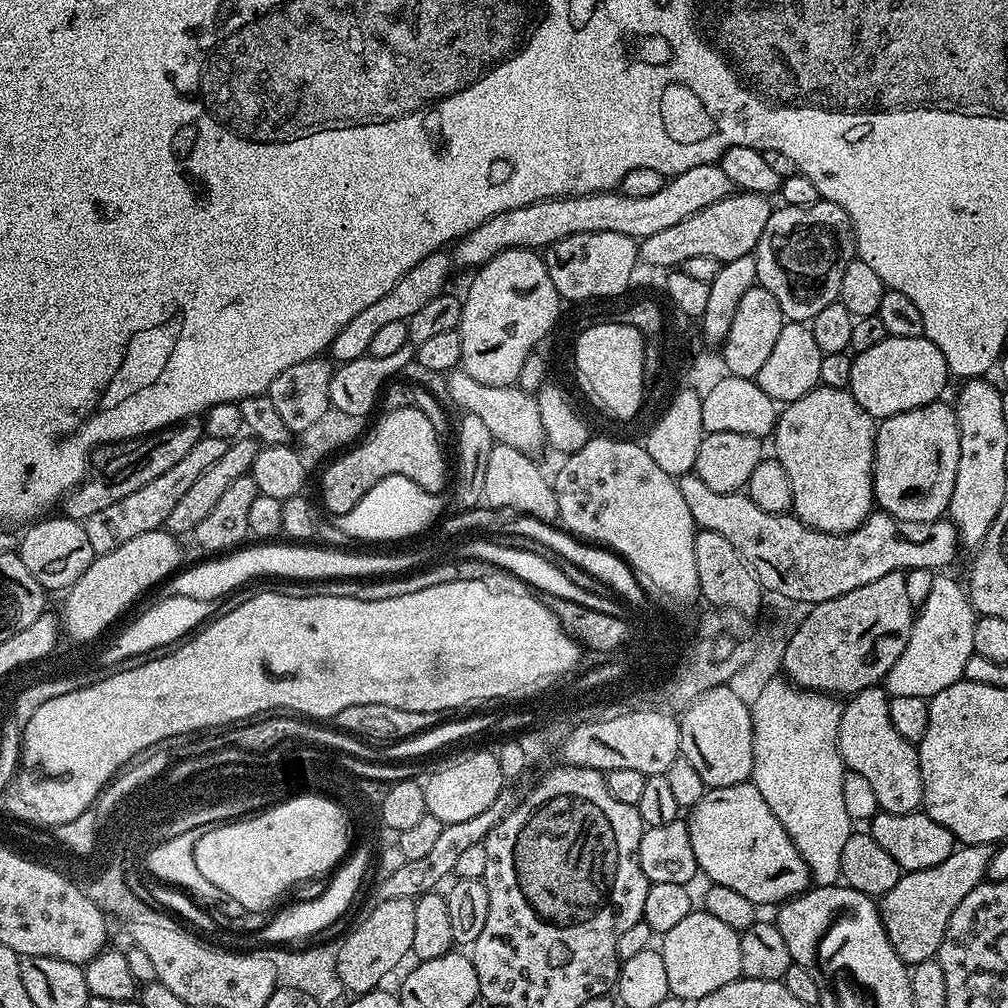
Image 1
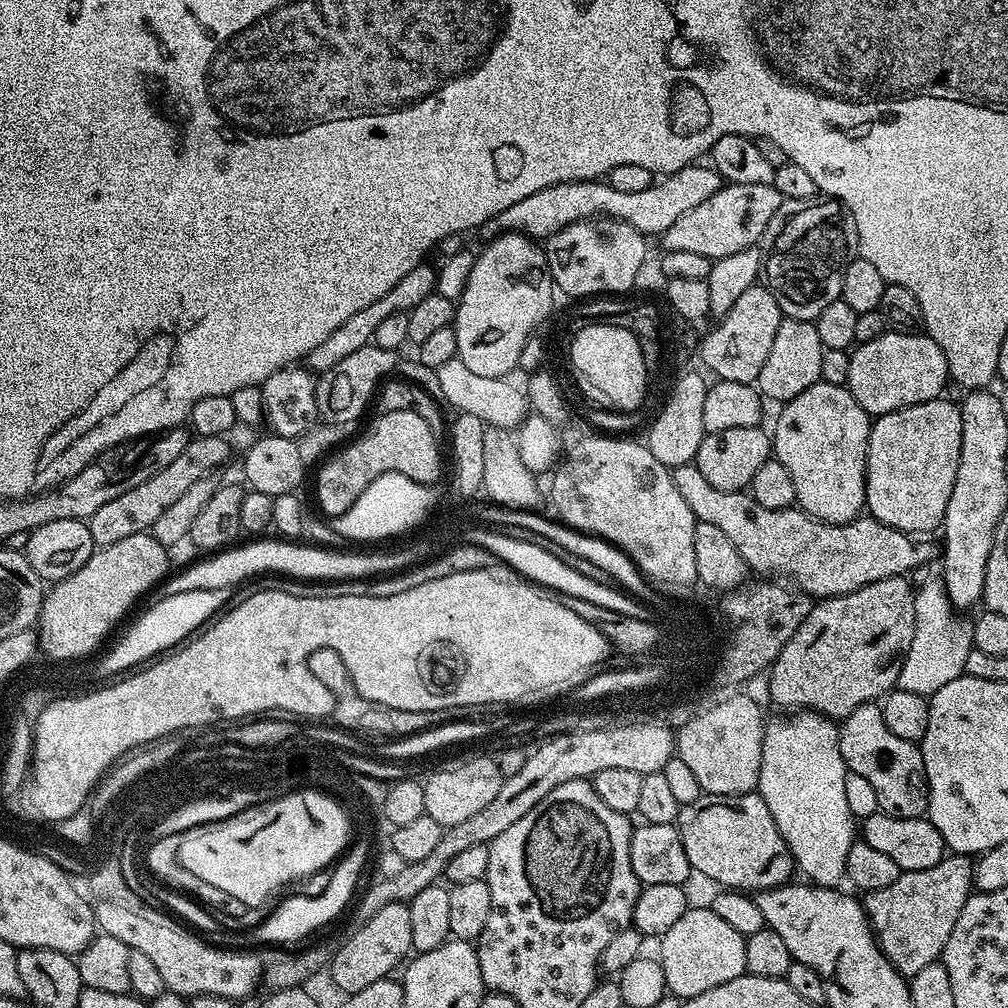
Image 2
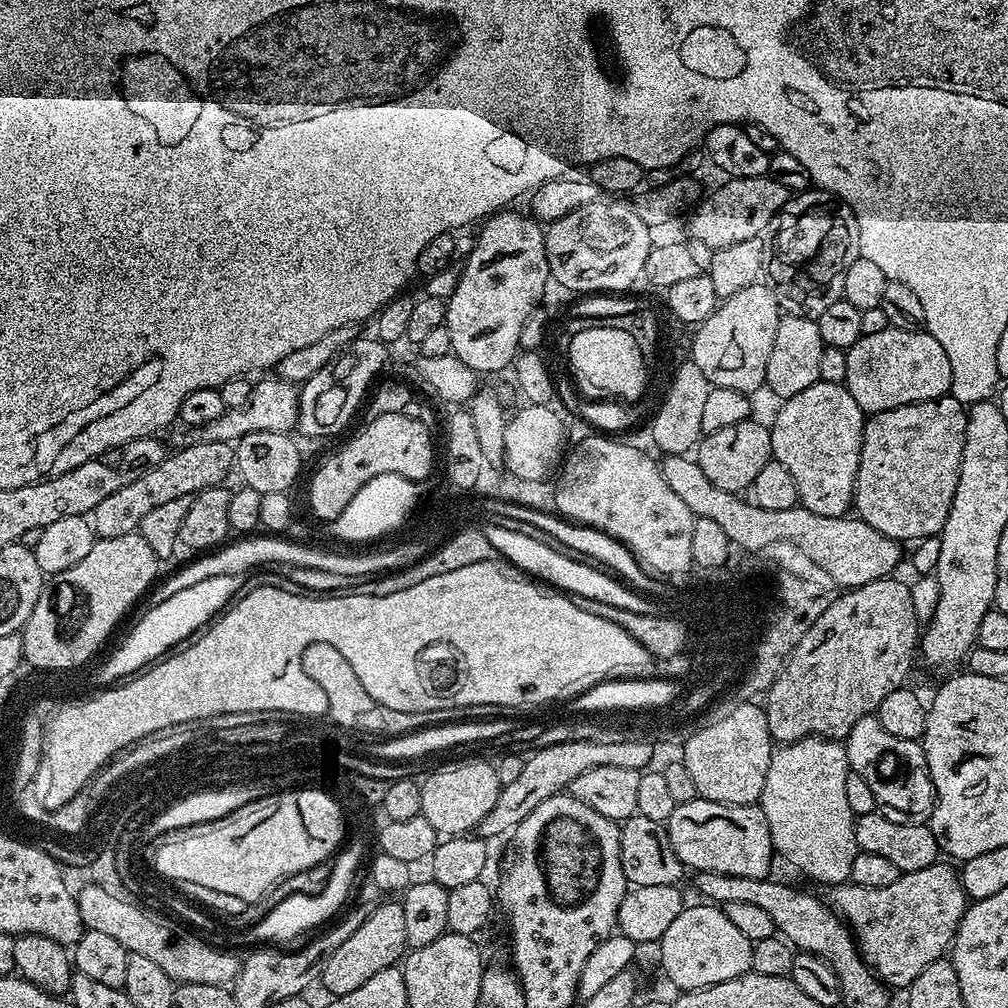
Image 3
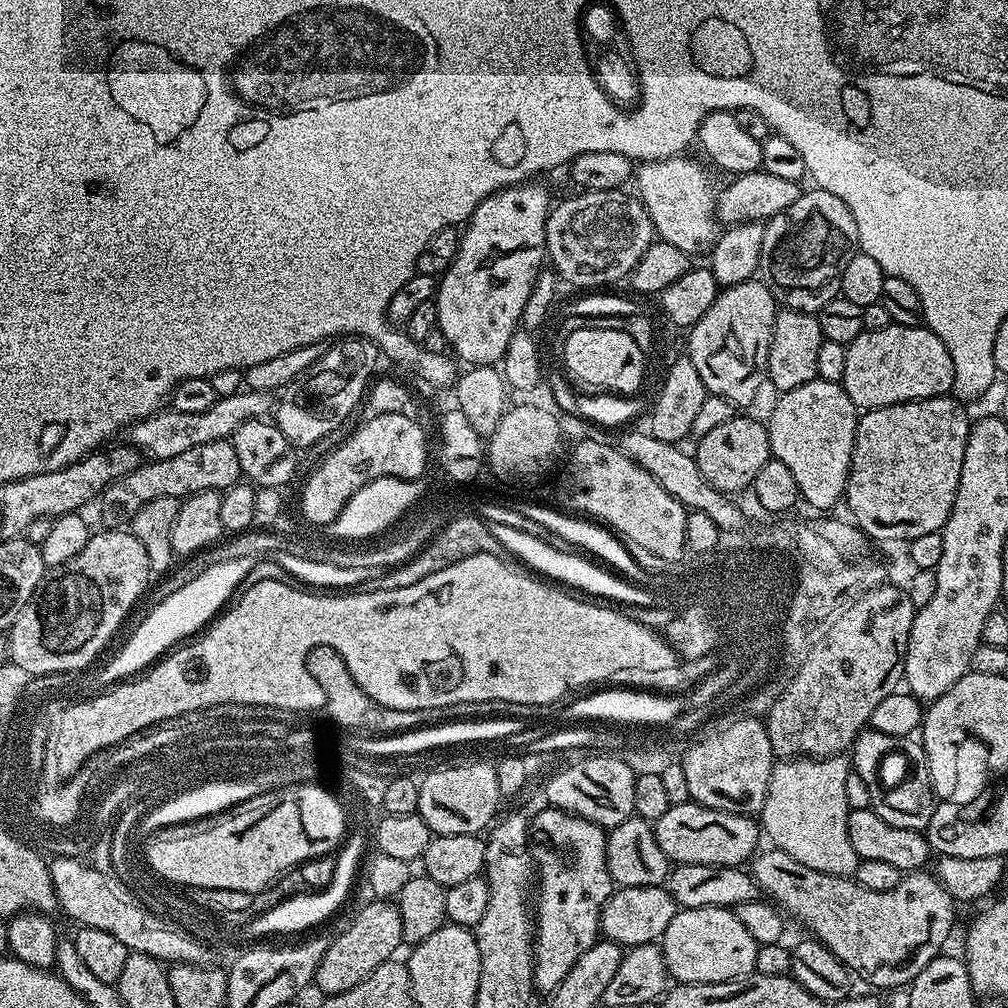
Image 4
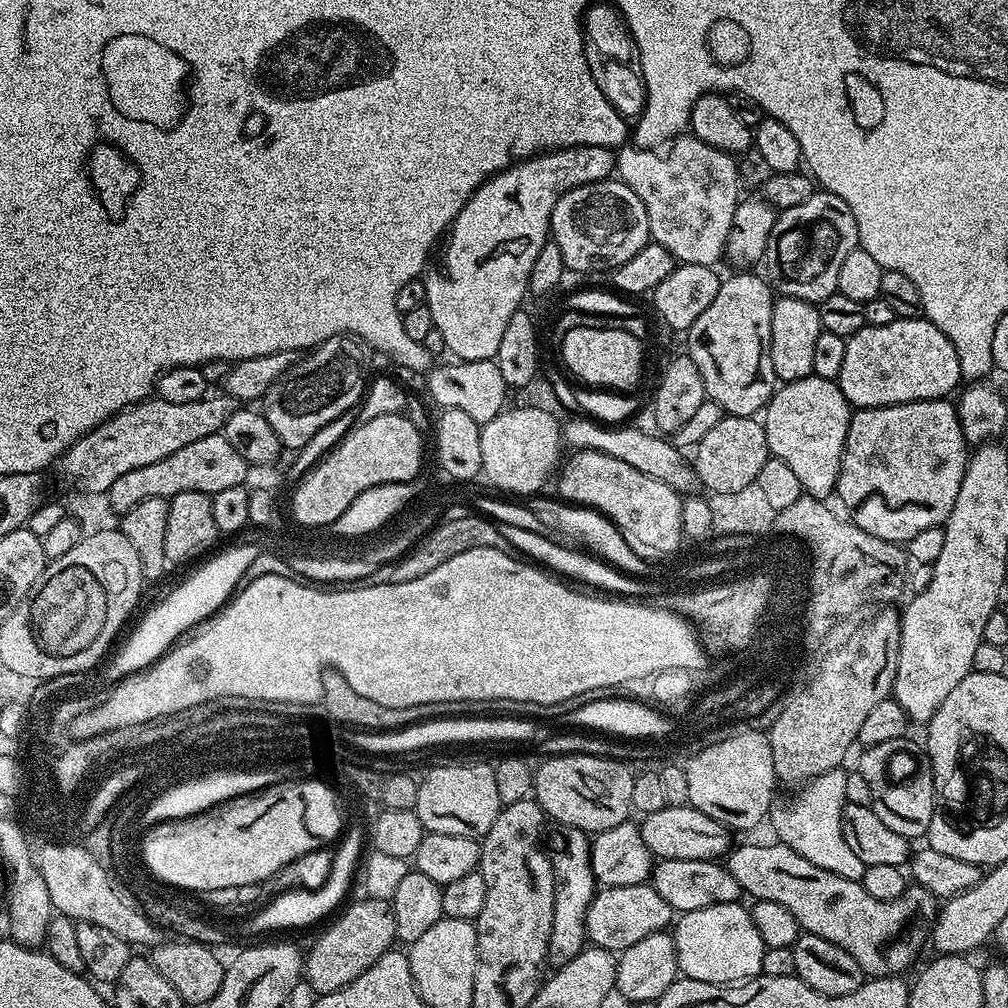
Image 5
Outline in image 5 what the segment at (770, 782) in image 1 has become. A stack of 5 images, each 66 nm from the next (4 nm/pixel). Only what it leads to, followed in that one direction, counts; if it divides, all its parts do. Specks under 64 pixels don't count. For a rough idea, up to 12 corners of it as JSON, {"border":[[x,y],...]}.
{"border":[[831,768],[785,804],[775,839],[802,858],[863,881],[842,822],[846,772]]}

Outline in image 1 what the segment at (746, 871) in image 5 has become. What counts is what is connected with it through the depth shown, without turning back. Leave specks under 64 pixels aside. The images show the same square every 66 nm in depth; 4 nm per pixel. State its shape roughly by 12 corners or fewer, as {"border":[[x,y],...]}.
{"border":[[960,844],[879,897],[904,964],[942,946],[950,914],[985,883],[991,844]]}

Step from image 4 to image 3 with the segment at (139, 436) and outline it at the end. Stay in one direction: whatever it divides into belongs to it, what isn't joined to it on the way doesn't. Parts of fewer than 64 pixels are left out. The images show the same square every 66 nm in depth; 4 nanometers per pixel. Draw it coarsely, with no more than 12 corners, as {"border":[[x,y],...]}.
{"border":[[275,374],[249,401],[201,428],[173,431],[173,445],[232,444],[262,430],[291,433],[297,385]]}

